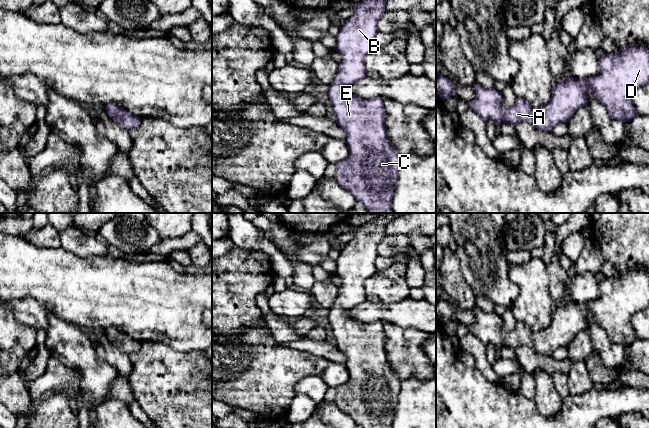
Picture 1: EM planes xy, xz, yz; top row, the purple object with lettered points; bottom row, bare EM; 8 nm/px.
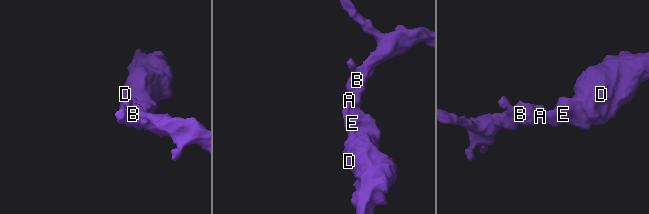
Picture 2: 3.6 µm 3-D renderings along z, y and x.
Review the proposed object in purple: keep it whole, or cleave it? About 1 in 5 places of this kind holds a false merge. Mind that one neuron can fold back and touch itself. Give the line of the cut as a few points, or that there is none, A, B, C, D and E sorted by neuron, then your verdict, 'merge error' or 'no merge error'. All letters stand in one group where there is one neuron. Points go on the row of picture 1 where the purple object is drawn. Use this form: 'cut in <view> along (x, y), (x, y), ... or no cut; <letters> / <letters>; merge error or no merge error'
no cut; A B C D E; no merge error

